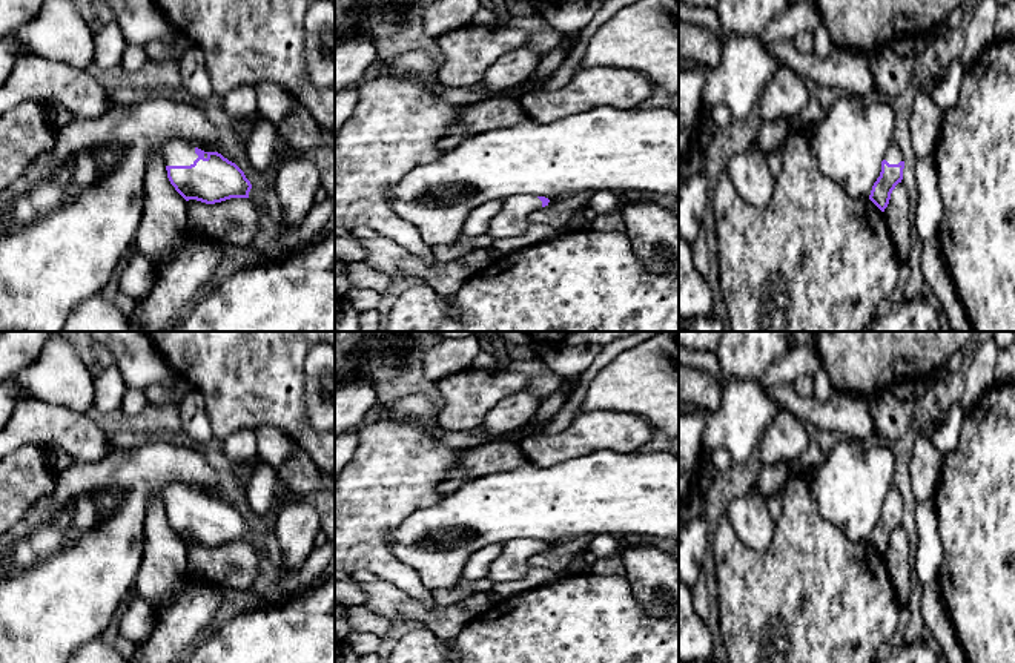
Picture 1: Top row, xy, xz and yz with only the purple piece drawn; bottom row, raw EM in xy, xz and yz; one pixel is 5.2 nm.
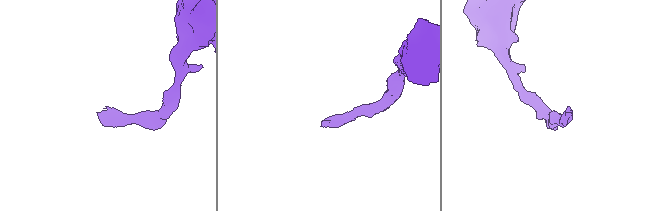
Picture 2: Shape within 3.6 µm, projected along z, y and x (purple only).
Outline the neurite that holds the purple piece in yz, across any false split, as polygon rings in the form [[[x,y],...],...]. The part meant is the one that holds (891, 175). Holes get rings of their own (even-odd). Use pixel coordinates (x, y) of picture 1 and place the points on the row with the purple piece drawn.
[[[892,143],[886,152],[884,160],[881,161],[881,172],[877,181],[872,186],[869,200],[881,210],[889,204],[891,193],[898,183],[903,180],[903,152],[900,147]]]

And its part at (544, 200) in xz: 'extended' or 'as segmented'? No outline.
extended

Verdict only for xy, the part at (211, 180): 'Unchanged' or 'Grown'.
Grown

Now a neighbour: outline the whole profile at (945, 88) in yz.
[[[954,57],[935,78],[926,80],[929,95],[941,110],[947,110],[957,103],[964,72],[966,64],[960,57]]]

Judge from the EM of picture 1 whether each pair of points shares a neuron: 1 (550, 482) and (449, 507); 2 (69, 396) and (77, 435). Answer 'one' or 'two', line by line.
1: one
2: two

